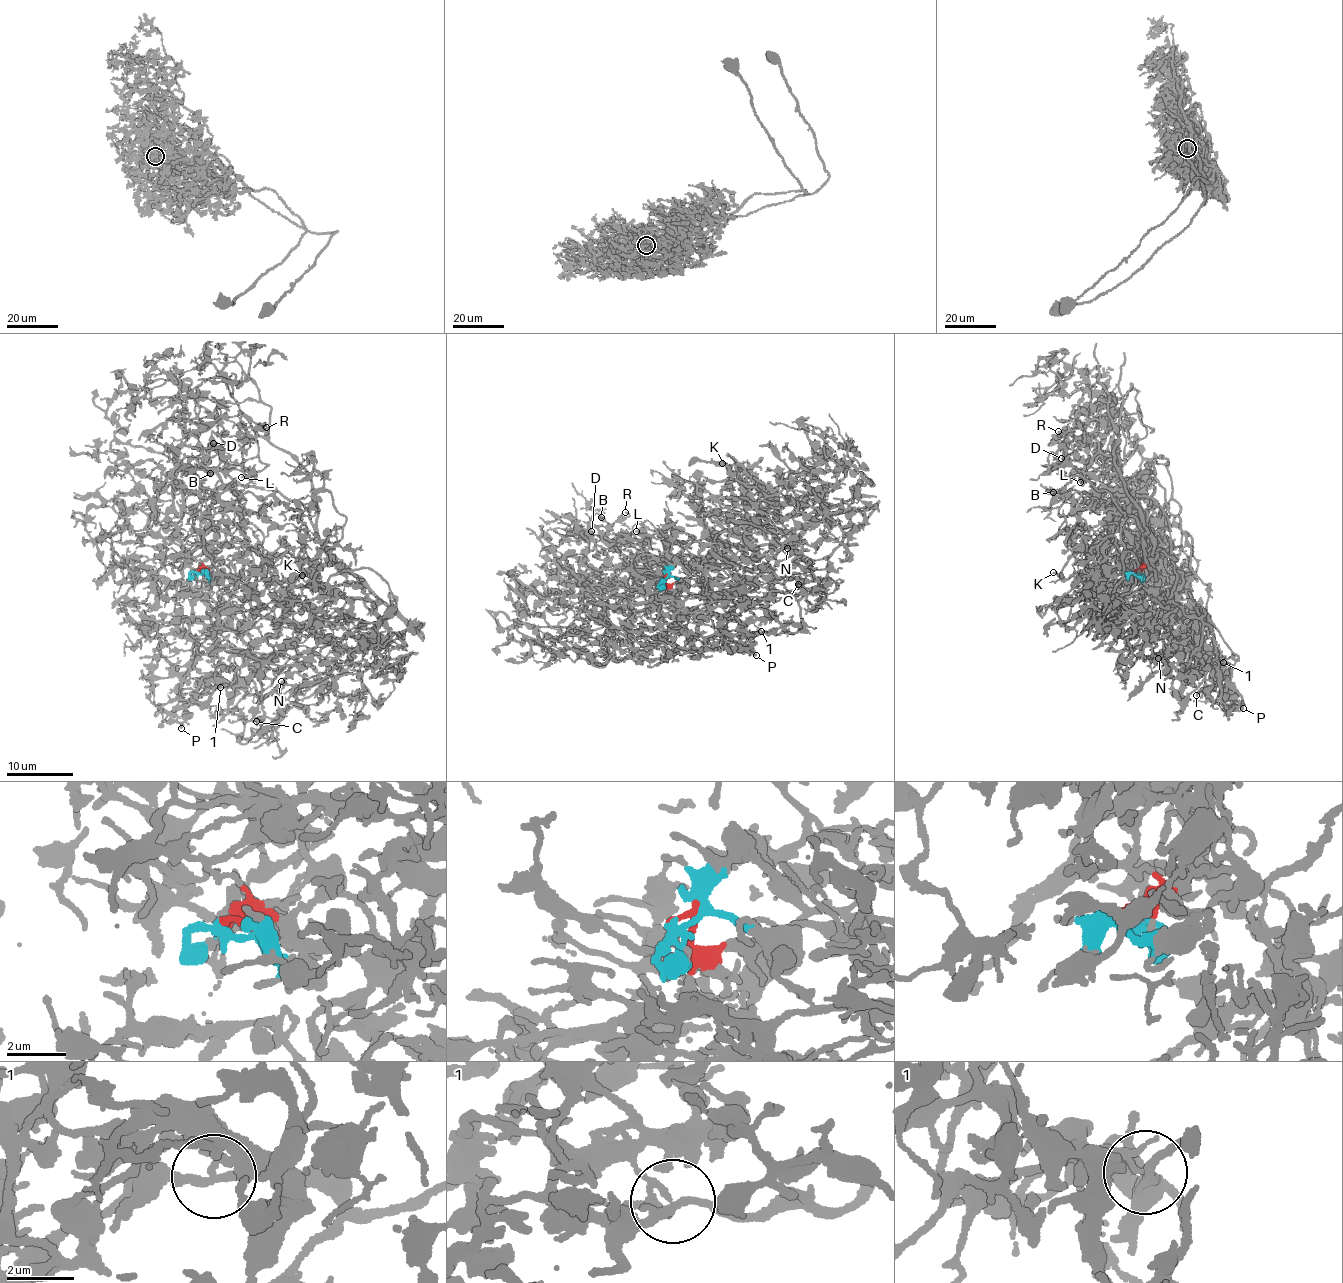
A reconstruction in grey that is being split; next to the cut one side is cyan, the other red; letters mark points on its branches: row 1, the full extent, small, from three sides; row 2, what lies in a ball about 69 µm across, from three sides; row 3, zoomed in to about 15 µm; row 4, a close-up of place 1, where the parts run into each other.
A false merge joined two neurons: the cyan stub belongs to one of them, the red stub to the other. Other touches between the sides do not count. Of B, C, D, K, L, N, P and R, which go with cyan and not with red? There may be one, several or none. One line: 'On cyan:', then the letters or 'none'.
On cyan: C, K, N, P

